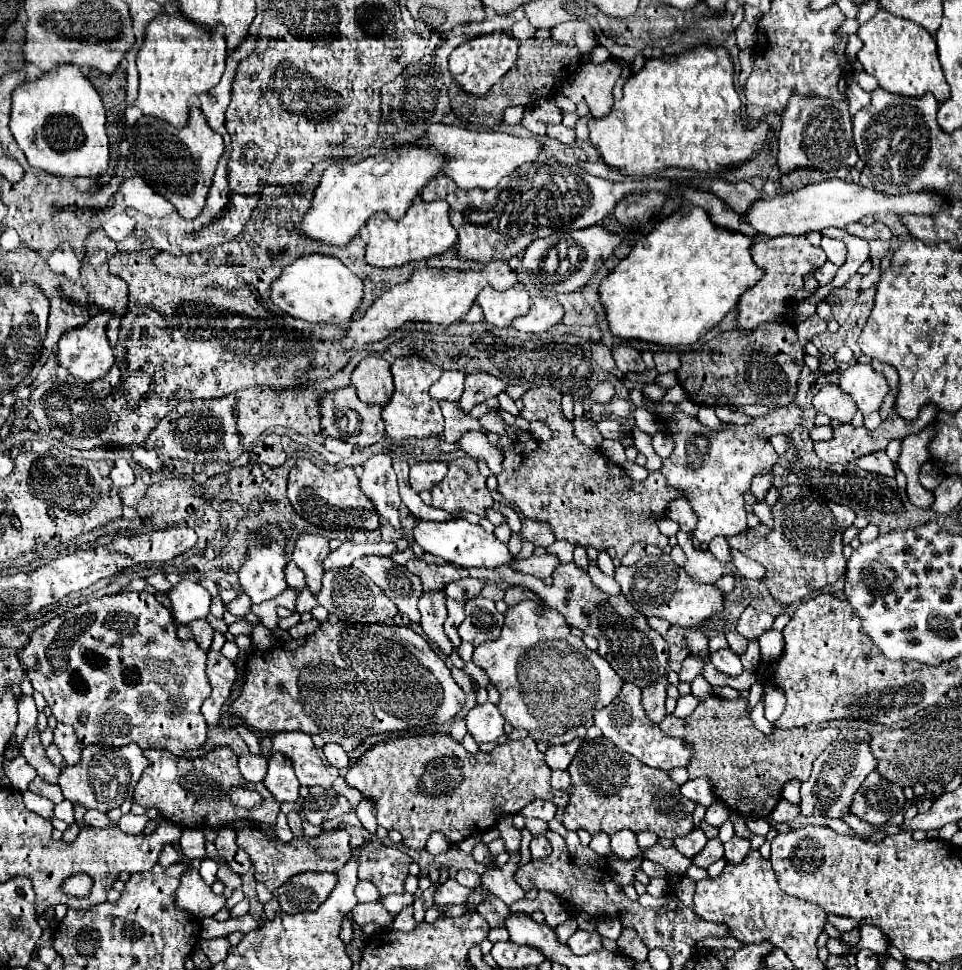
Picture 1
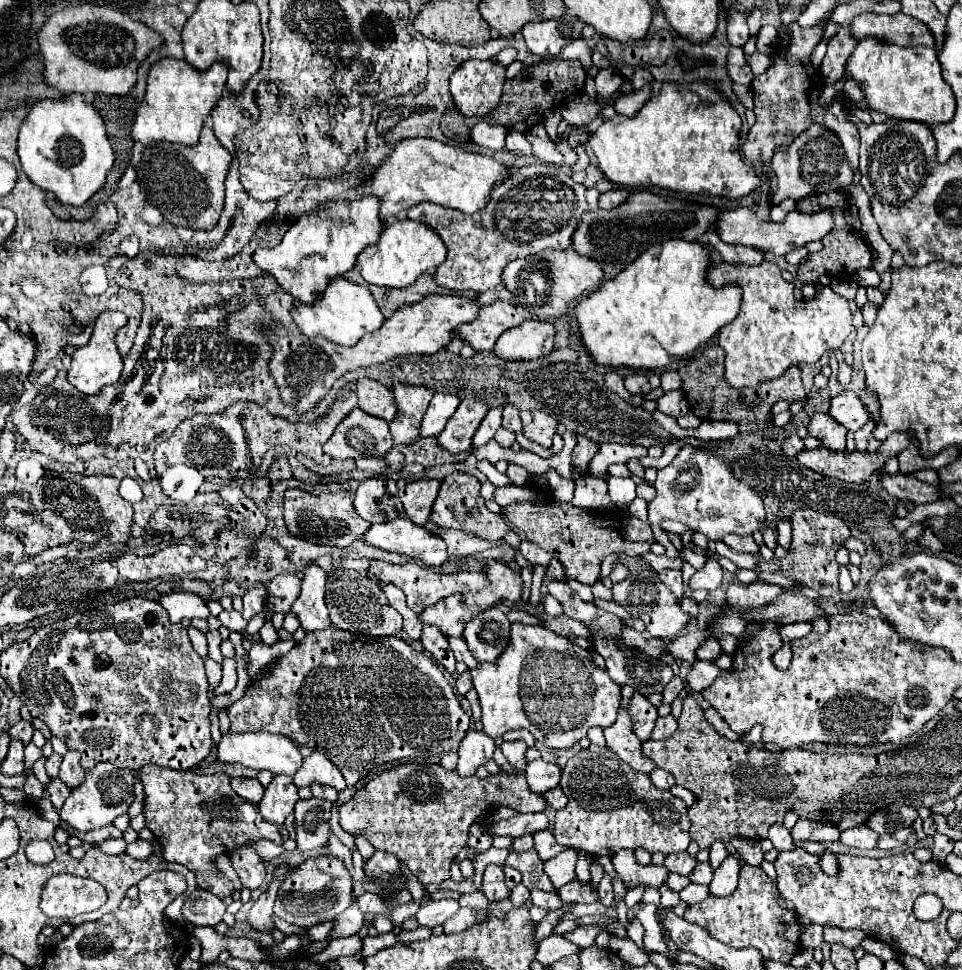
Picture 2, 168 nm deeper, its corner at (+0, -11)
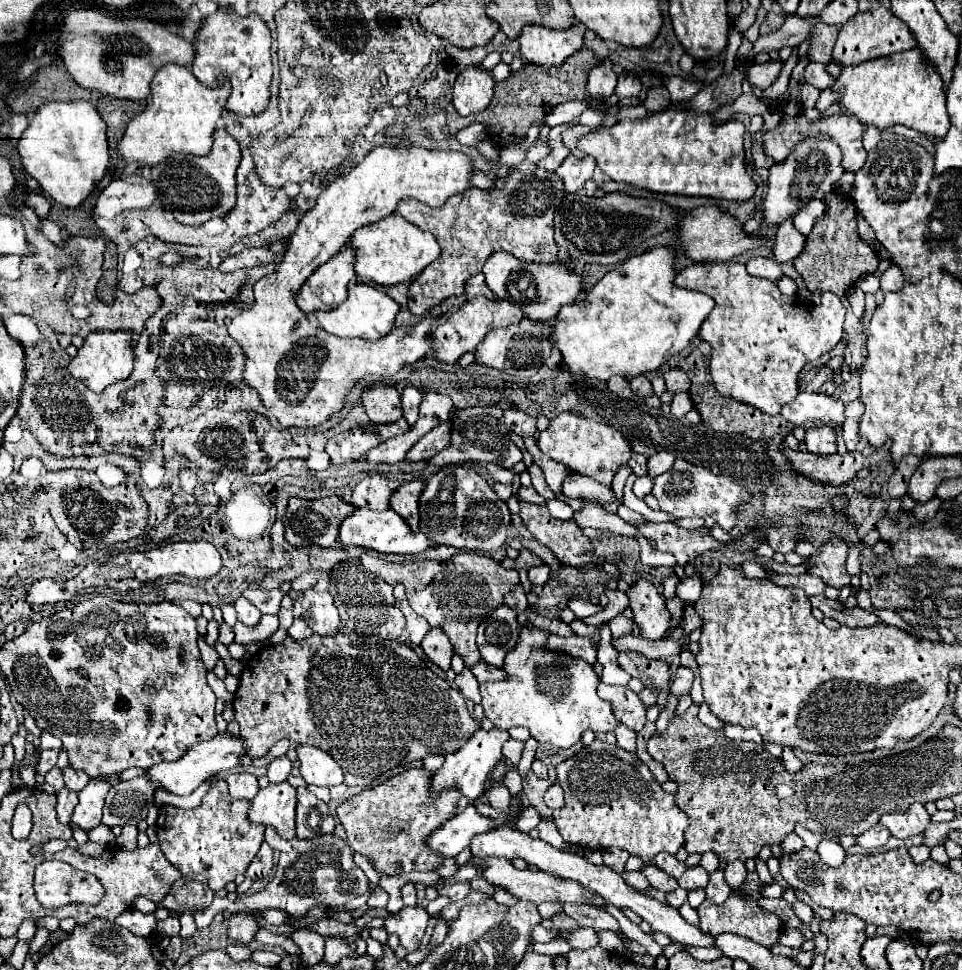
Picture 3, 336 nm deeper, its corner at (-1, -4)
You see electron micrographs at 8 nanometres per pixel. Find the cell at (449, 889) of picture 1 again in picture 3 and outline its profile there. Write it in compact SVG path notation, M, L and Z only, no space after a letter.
M405 907L399 913L385 919L385 929L399 937L399 945L407 951L415 951L425 935L429 915L423 907Z

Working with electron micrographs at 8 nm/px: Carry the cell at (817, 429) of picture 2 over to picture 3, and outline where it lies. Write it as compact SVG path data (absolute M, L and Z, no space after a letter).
M813 427L805 431L805 445L809 453L815 455L831 455L835 453L835 429L825 427Z

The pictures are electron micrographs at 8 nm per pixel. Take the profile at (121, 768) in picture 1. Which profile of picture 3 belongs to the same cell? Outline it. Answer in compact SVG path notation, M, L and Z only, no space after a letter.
M91 779L89 785L79 791L79 803L71 817L71 823L83 831L91 831L101 823L103 801L109 793L109 783L103 779Z

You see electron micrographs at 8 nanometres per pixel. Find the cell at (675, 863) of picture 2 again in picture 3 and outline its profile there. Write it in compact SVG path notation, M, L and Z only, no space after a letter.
M659 853L655 859L653 859L653 865L657 865L659 869L663 869L669 877L673 879L679 879L683 873L685 873L685 863L677 861L673 855L667 855L667 853Z

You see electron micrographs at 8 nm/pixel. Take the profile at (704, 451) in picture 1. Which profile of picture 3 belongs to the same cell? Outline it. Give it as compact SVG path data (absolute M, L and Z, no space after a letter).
M677 459L673 469L653 479L653 497L659 501L661 511L673 517L713 517L717 525L725 531L733 529L737 523L737 509L743 501L751 501L751 495L737 483L727 481L727 477L713 475L711 471L691 465L685 459Z

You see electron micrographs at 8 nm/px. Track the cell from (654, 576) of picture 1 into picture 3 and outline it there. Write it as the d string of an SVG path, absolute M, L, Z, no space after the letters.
M645 579L637 581L627 591L631 599L633 623L639 627L641 637L645 639L661 639L669 627L669 611L665 609L665 601L659 597L657 587Z

